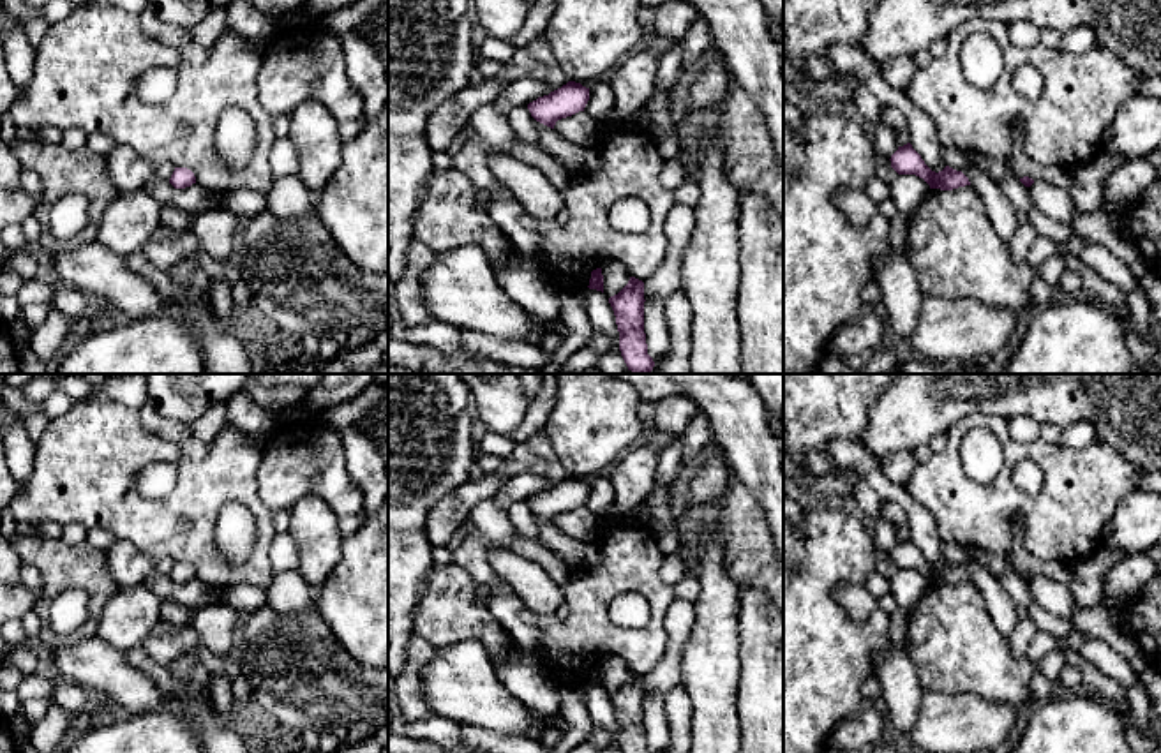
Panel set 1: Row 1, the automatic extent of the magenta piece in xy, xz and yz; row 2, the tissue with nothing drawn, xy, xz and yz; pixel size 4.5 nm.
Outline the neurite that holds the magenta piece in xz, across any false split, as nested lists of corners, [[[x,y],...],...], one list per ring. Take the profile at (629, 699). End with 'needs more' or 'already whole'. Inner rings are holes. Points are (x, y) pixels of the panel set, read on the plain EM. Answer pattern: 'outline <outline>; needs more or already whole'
outline [[[630,672],[628,679],[609,693],[623,753],[651,753],[644,728],[644,697],[644,677],[635,672]]]; already whole

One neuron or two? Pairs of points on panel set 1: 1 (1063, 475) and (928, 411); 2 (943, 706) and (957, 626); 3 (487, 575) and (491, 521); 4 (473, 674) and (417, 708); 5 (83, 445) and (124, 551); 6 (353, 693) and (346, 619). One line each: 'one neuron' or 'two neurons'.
1: two neurons
2: two neurons
3: one neuron
4: two neurons
5: two neurons
6: two neurons

